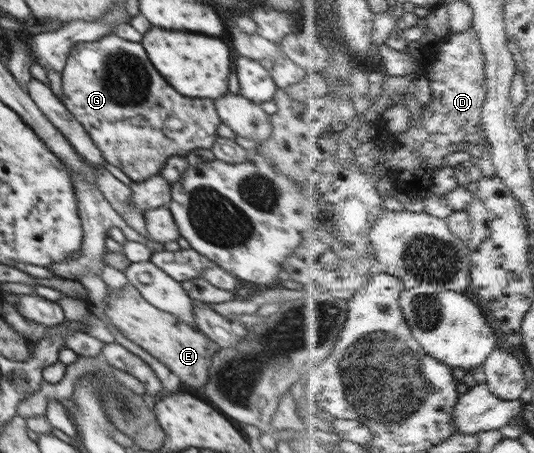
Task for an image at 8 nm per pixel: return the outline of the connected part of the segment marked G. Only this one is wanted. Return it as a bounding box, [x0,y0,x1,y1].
[61,33,222,182]

